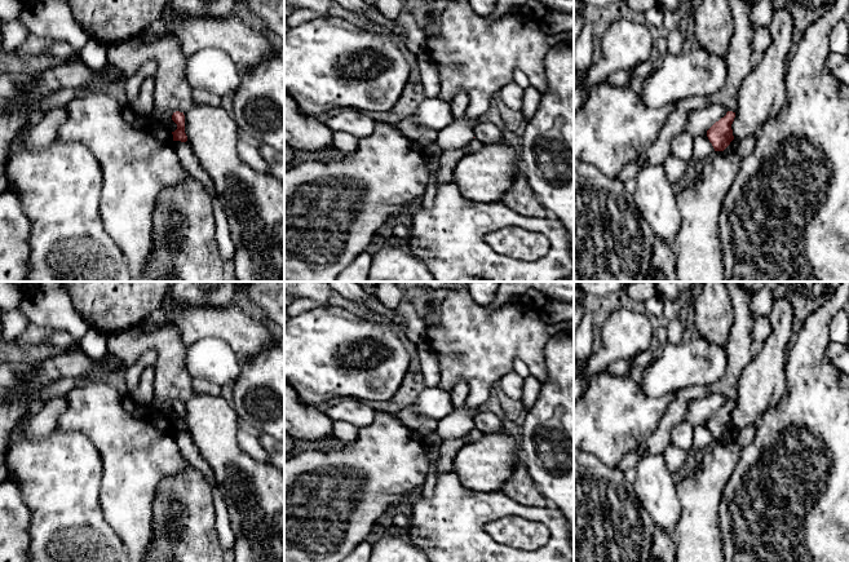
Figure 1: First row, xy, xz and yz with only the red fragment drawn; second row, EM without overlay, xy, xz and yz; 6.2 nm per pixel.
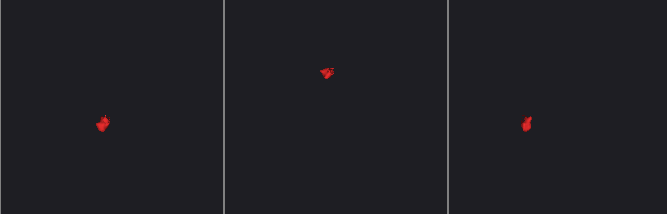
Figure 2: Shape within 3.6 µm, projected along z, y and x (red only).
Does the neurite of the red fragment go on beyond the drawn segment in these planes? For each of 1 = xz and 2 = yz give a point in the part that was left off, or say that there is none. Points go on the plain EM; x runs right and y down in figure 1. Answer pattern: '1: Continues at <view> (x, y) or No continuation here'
1: No continuation here
2: No continuation here

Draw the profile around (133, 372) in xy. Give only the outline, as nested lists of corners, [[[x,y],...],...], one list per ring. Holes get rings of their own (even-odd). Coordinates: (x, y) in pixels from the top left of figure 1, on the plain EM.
[[[147,350],[141,355],[141,358],[132,366],[124,368],[125,381],[127,381],[127,394],[133,397],[138,382],[141,373],[147,367],[155,367],[156,357],[155,350]]]

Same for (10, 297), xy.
[[[0,282],[0,307],[3,310],[14,309],[22,298],[22,293],[16,289],[10,282]]]

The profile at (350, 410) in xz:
[[[342,398],[339,404],[331,407],[326,413],[333,421],[350,422],[361,429],[373,422],[376,411],[366,401]]]

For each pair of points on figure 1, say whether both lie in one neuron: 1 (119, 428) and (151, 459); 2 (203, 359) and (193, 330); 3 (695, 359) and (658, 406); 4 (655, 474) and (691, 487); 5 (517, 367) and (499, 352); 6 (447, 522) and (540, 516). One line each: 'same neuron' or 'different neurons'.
1: same neuron
2: different neurons
3: different neurons
4: different neurons
5: different neurons
6: same neuron

